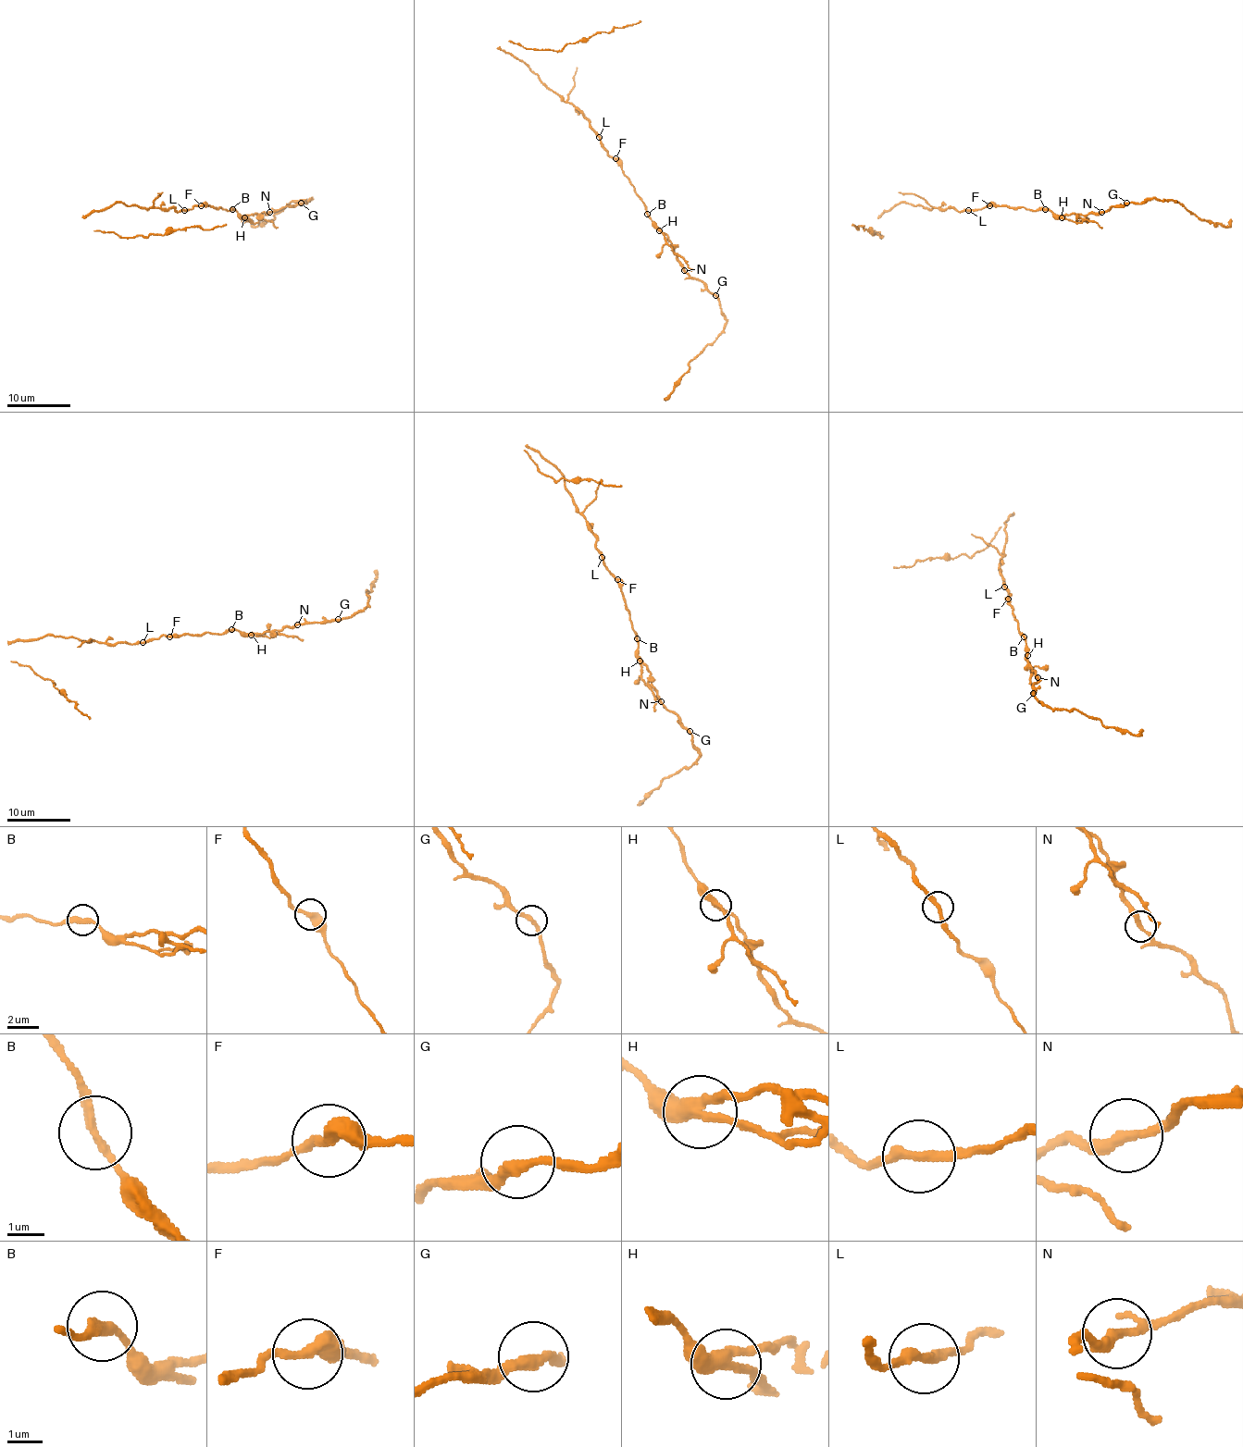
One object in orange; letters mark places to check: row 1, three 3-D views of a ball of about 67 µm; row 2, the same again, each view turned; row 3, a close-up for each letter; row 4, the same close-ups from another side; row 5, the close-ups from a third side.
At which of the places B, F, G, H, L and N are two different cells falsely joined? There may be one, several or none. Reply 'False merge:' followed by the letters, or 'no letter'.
False merge: H, L

